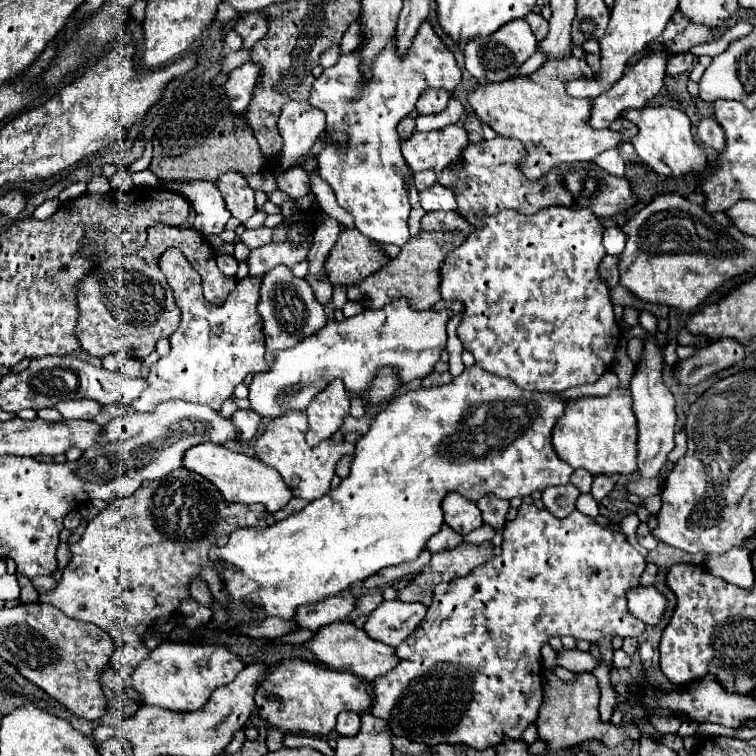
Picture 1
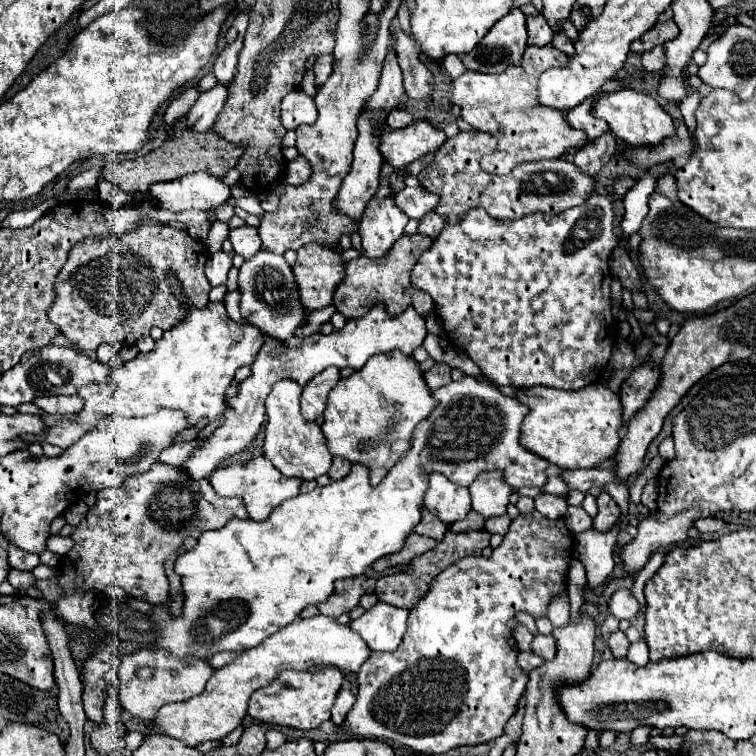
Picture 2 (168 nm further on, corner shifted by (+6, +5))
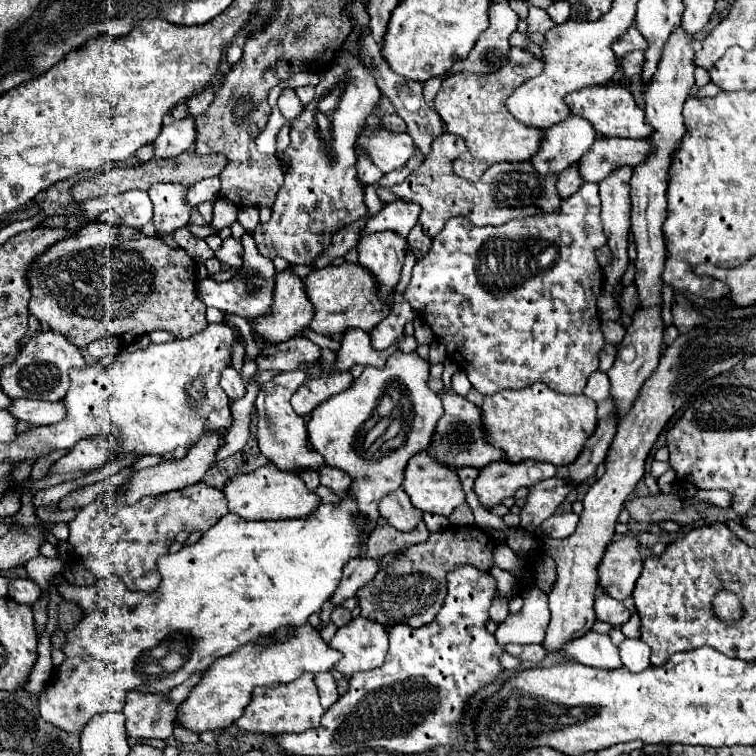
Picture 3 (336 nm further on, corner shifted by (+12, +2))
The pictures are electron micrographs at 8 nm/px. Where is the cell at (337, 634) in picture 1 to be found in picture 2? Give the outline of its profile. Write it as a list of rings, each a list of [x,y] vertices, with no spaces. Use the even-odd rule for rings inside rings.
[[[324,614],[314,618],[298,618],[294,624],[278,630],[274,636],[268,636],[260,646],[244,650],[230,664],[216,670],[206,682],[202,694],[186,702],[162,706],[158,710],[158,720],[154,720],[154,732],[182,740],[186,746],[196,746],[206,740],[220,740],[242,724],[250,696],[258,688],[268,686],[270,680],[274,680],[282,670],[306,672],[334,666],[342,672],[358,672],[360,664],[368,656],[370,652],[366,652],[364,640],[356,632],[350,632],[350,626],[342,626]]]

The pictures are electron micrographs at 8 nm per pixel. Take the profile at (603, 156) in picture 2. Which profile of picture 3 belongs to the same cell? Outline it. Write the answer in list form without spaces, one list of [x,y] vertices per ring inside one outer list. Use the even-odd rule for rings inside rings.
[[[574,163],[572,169],[562,171],[560,179],[558,179],[558,193],[562,199],[570,197],[574,191],[578,191],[578,187],[584,183],[584,179],[580,179],[580,171],[578,171],[578,163]]]

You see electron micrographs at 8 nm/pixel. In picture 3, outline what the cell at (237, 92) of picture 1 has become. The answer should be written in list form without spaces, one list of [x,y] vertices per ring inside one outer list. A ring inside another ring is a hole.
[[[188,115],[180,121],[172,121],[166,123],[160,131],[160,135],[154,141],[154,155],[158,159],[168,159],[168,157],[176,157],[188,149],[194,149],[196,143],[196,125],[194,119]]]

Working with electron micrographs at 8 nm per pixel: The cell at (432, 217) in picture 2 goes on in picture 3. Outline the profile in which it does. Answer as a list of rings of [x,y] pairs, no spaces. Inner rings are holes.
[[[416,225],[416,227],[412,227],[412,231],[408,233],[406,241],[410,243],[412,253],[416,255],[416,259],[420,259],[422,255],[426,255],[426,253],[428,253],[428,247],[430,247],[430,241],[432,241],[432,239],[428,239],[428,235],[424,235],[422,227],[420,227],[420,225]]]

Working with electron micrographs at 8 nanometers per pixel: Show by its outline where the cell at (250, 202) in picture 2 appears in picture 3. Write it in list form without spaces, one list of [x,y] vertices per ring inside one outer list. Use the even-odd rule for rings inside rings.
[[[246,231],[240,239],[242,247],[244,247],[244,265],[236,271],[236,275],[228,281],[216,283],[212,277],[202,279],[196,283],[196,291],[200,295],[200,299],[208,305],[208,307],[216,307],[224,313],[232,313],[232,315],[240,315],[248,321],[254,321],[262,315],[268,315],[268,311],[272,309],[272,295],[274,295],[274,287],[276,287],[276,269],[272,259],[264,257],[258,253],[256,241],[252,237],[250,231]]]

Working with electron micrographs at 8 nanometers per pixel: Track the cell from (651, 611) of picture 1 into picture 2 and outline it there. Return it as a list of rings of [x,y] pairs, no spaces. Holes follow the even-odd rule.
[[[618,590],[614,592],[612,600],[610,600],[610,612],[618,618],[618,620],[630,620],[638,614],[638,600],[632,596],[630,590]]]

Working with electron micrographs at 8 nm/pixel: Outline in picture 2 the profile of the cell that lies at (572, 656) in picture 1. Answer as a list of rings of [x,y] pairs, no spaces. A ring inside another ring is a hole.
[[[536,634],[532,644],[530,644],[530,650],[532,654],[544,658],[544,660],[552,660],[554,658],[554,652],[556,652],[556,644],[554,644],[554,636],[542,636],[542,634]]]

